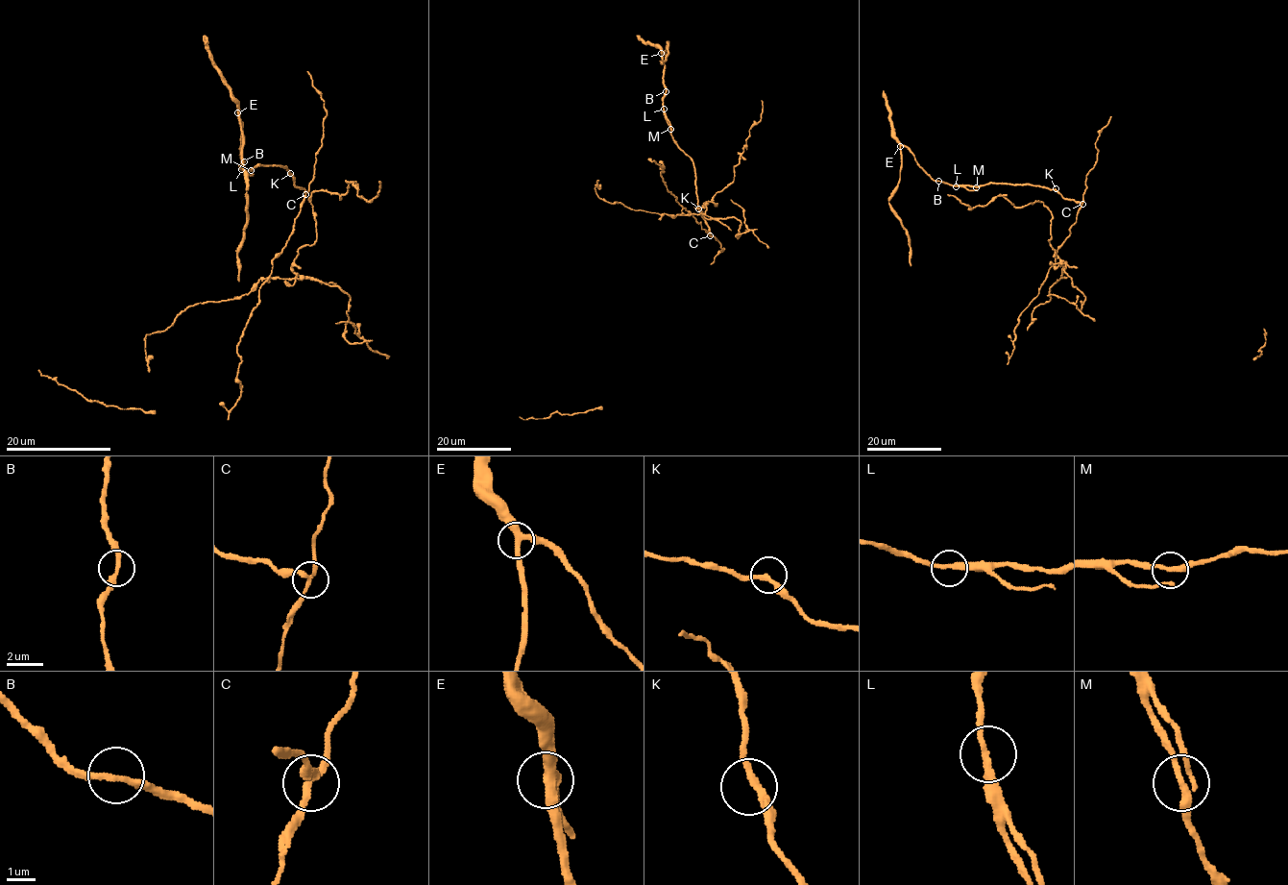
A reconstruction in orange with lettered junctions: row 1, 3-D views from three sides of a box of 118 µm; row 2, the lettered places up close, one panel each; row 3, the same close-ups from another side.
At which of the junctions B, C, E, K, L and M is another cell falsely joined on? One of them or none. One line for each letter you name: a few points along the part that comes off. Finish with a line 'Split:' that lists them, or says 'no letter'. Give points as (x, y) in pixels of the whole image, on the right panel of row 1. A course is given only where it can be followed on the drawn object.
C: foreign part runs (1082, 204), (1057, 263), (1042, 202), (1020, 208), (1002, 195), (971, 208), (947, 194)
Split: C

